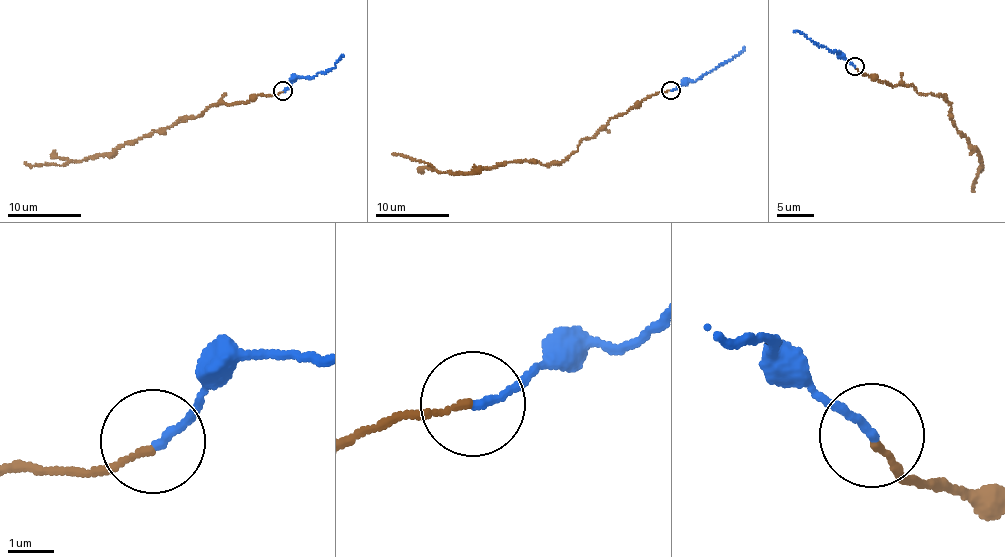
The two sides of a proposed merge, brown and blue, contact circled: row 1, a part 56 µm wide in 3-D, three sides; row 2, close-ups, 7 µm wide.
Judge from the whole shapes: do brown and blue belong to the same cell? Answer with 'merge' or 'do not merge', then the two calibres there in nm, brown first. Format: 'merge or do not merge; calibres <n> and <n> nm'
do not merge; calibres 120 and 160 nm

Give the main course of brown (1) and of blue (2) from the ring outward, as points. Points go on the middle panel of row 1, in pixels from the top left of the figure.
1: (670, 90), (647, 95), (609, 117), (560, 162), (514, 161), (479, 171), (438, 173), (426, 163), (392, 154)
2: (671, 91), (701, 79), (744, 46)

